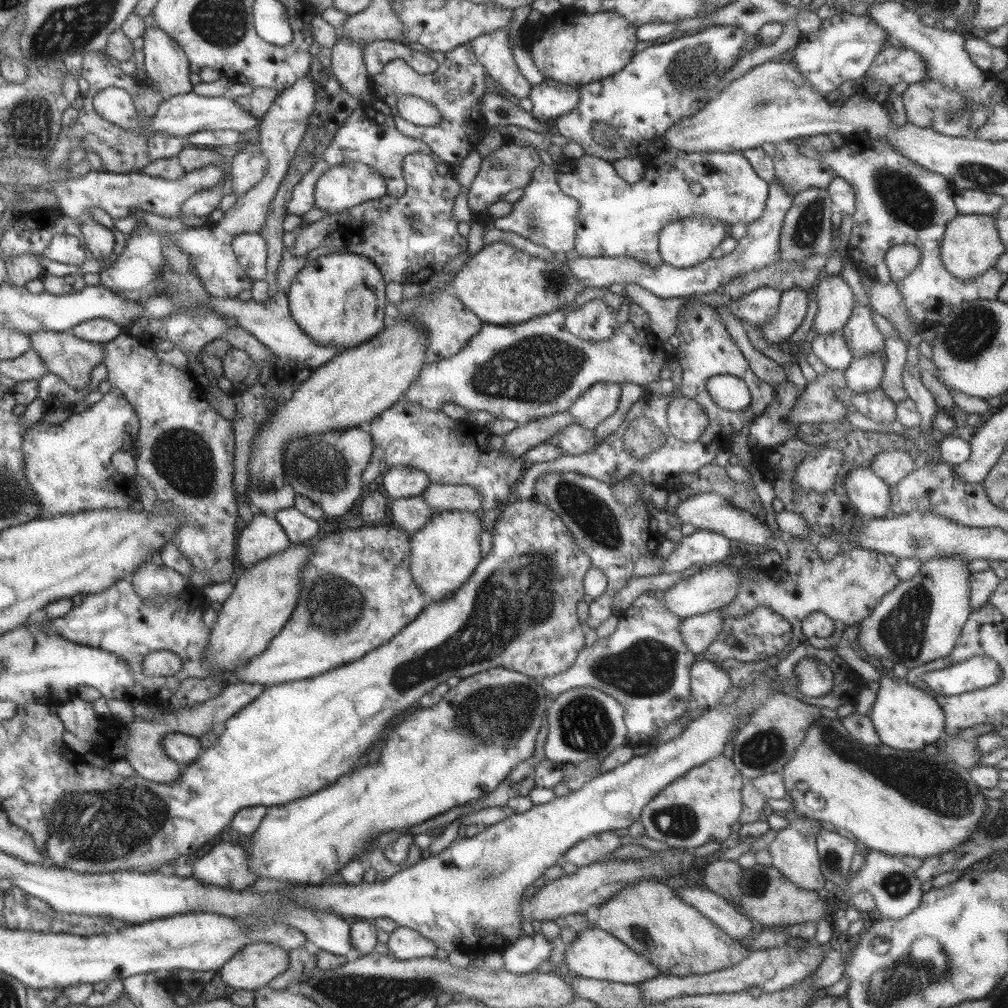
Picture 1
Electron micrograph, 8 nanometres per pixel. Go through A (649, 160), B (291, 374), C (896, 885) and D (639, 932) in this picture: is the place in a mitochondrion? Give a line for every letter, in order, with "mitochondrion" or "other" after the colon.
A: other
B: other
C: mitochondrion
D: mitochondrion

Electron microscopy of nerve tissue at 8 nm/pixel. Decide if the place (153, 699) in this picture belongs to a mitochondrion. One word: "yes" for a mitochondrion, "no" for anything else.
no

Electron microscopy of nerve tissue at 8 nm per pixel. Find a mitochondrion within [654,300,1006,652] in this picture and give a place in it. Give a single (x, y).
(971, 331)

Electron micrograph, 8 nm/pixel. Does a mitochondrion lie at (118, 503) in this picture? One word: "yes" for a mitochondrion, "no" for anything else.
no

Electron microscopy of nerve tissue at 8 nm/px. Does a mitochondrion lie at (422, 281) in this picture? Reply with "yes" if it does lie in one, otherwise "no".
no

